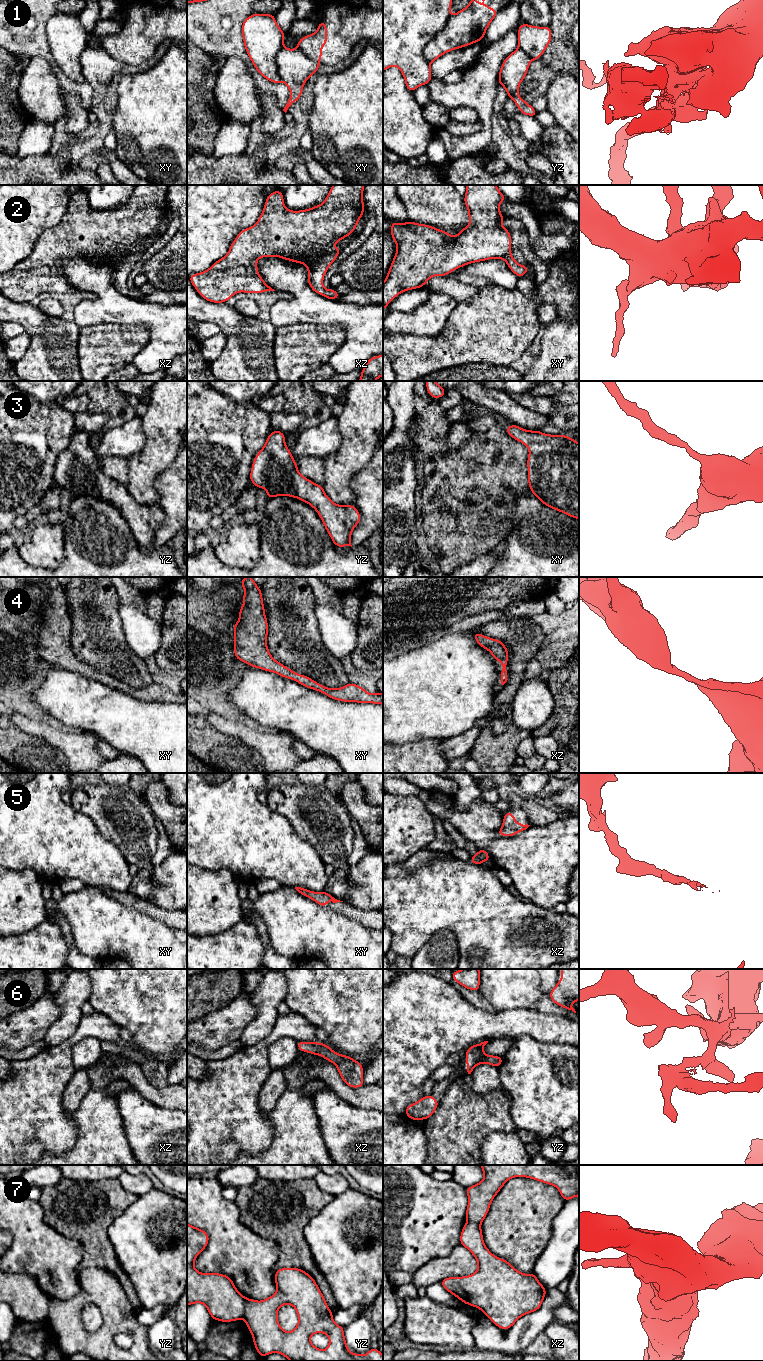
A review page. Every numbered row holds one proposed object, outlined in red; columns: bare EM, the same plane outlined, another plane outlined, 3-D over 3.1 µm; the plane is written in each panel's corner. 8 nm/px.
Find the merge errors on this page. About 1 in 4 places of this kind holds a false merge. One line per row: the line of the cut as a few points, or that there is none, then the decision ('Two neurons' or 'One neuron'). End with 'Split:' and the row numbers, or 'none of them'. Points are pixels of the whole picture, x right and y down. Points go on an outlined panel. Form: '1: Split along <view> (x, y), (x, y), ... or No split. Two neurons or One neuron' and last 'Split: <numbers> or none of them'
1: No split. One neuron
2: No split. One neuron
3: No split. One neuron
4: No split. One neuron
5: No split. One neuron
6: No split. One neuron
7: Split along yz (246, 1298), (245, 1315), (243, 1317). Two neurons
Split: 7

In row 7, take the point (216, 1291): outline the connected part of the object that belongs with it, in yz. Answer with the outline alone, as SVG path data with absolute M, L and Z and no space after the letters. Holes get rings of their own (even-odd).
M187 1223L187 1305L202 1303L212 1320L233 1322L245 1316L245 1297L236 1289L229 1276L221 1273L200 1273L194 1267L197 1256L207 1247L209 1235L206 1231Z

